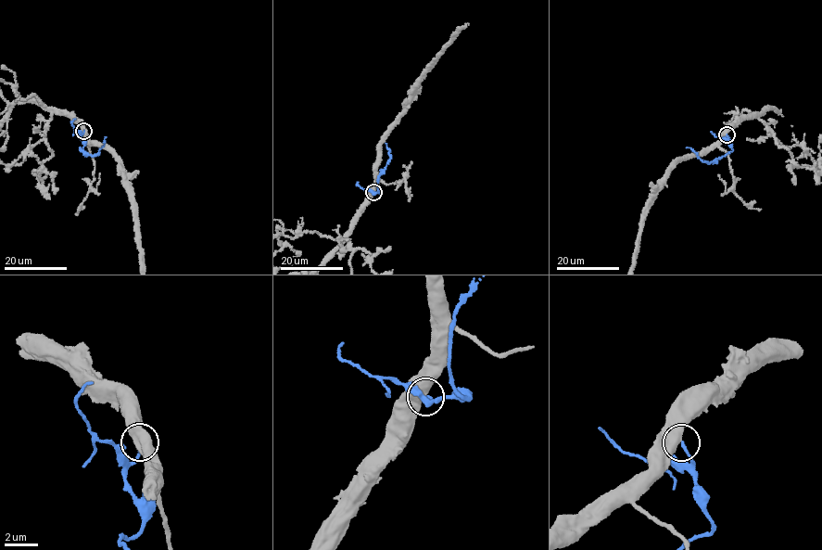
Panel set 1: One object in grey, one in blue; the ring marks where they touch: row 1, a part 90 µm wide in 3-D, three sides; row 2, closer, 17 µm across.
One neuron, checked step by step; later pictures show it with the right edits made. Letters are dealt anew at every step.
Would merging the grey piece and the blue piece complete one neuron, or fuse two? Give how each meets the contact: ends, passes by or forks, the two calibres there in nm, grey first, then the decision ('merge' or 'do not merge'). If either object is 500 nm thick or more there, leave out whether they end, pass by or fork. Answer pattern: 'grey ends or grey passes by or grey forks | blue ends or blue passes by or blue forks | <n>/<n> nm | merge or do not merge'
700/160 nm | do not merge

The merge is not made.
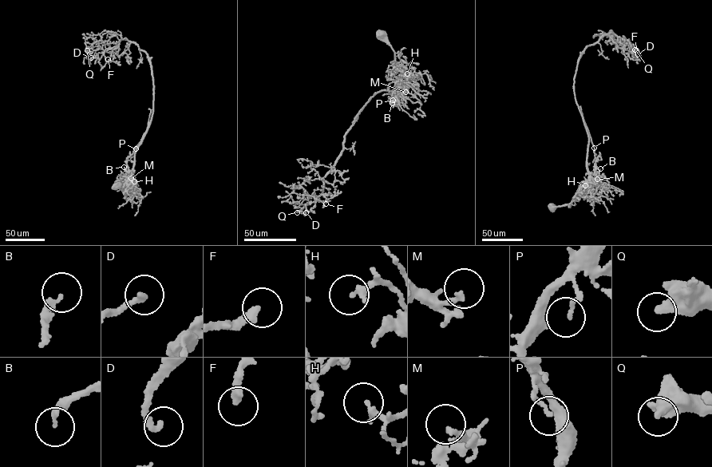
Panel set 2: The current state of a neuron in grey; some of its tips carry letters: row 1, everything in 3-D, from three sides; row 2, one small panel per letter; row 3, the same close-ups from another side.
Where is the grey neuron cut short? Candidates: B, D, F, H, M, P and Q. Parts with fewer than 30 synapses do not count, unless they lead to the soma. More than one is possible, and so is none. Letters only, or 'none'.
B, F

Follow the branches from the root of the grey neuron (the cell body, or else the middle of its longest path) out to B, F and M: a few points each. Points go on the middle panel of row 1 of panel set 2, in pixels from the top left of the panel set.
B: (381, 33), (393, 50), (394, 61), (401, 73), (400, 89), (392, 103)
F: (381, 33), (393, 50), (401, 84), (393, 88), (394, 94), (376, 93), (358, 112), (323, 179), (326, 203)
M: (381, 33), (393, 50), (394, 61), (399, 66), (401, 80), (405, 85), (401, 92), (405, 92)

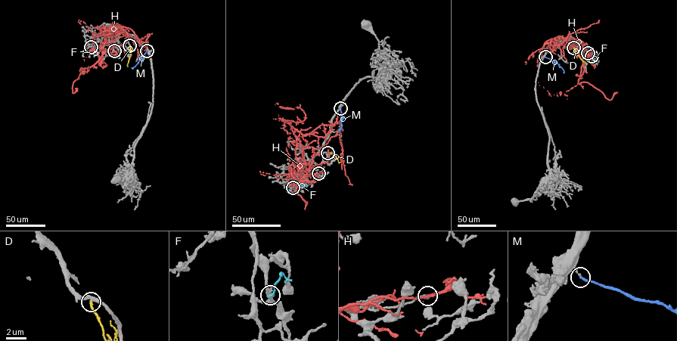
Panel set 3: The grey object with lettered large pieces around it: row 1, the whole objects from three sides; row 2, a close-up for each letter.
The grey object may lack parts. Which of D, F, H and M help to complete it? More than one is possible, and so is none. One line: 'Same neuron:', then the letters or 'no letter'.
Same neuron: M

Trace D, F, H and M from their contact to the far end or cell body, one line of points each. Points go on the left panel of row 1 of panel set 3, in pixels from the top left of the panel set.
D: (129, 45), (131, 54), (128, 66)
F: (91, 47), (102, 51), (94, 53)
H: (115, 51), (102, 54), (109, 46), (104, 33), (114, 23), (143, 42), (152, 32)
M: (147, 51), (131, 68)

